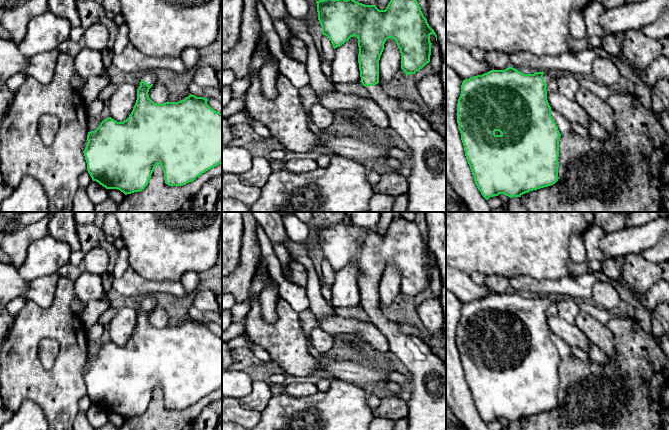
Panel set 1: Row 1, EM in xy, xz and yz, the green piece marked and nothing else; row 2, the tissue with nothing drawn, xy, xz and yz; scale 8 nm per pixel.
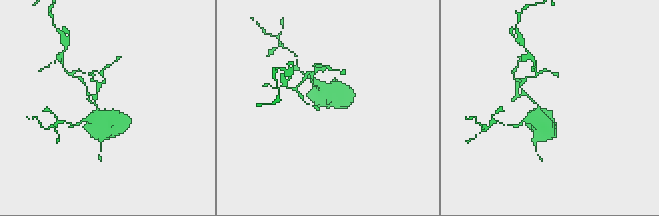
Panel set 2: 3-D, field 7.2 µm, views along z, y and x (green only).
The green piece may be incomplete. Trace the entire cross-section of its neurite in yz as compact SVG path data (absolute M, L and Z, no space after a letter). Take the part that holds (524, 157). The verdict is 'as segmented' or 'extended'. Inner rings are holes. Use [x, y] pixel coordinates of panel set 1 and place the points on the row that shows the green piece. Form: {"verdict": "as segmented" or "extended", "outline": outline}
{"verdict": "extended", "outline": "M508 67L463 80L457 103L458 129L475 184L486 200L499 194L510 198L521 197L525 193L551 186L558 181L561 134L551 116L546 90L552 79L554 78L547 72L524 74Z"}

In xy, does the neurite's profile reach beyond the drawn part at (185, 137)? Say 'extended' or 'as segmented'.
extended

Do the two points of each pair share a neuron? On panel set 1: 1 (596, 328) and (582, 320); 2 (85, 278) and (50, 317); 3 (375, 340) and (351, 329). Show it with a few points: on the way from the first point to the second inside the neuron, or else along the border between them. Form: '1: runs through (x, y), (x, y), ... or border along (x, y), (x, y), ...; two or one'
1: runs through (593, 328), (585, 322); one
2: border along (73, 282), (73, 288), (77, 297); two
3: runs through (369, 334), (364, 330), (357, 329); one

